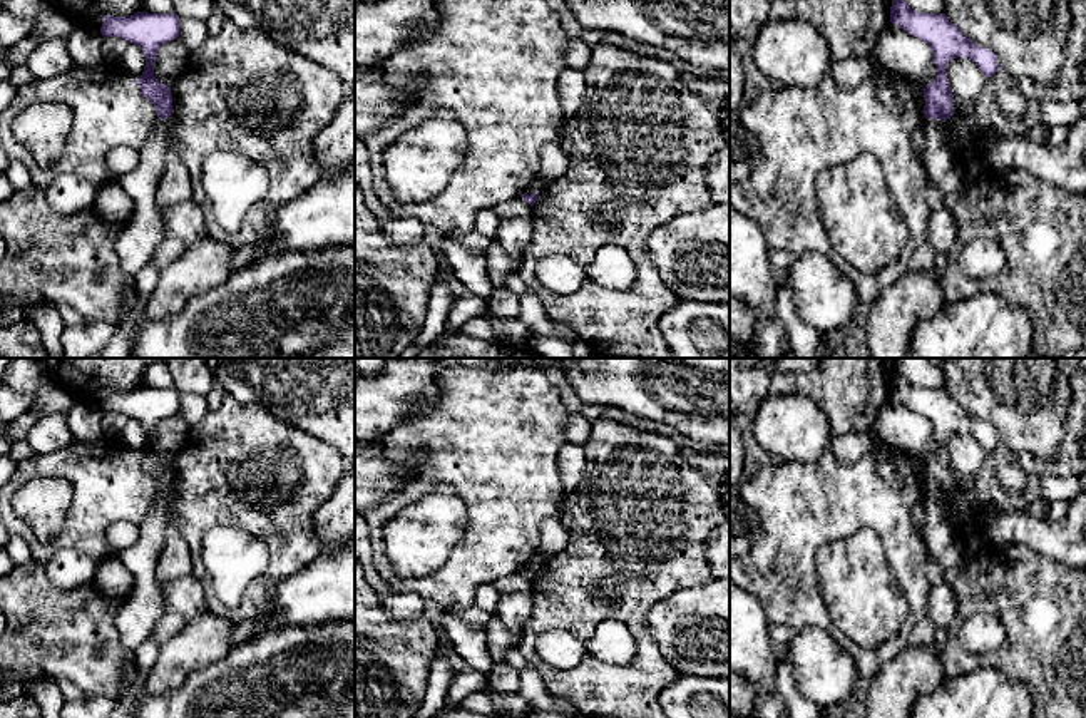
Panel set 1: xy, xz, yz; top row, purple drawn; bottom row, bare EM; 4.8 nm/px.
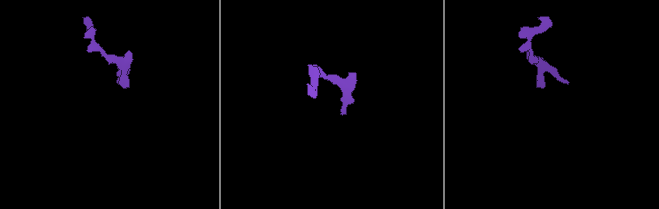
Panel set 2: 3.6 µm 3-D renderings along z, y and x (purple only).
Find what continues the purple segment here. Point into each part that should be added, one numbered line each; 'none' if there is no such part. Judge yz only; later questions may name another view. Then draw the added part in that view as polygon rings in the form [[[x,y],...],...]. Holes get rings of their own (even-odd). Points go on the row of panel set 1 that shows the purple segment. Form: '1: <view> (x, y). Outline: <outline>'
1: yz (942, 171). Outline: [[[925,119],[927,147],[924,156],[924,169],[927,179],[944,194],[957,191],[966,171],[959,167],[944,144],[944,121]]]

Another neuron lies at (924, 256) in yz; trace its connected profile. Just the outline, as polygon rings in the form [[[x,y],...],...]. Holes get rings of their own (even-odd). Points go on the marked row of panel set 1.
[[[924,243],[910,258],[909,269],[912,271],[925,271],[932,269],[935,261],[935,251],[929,243]]]

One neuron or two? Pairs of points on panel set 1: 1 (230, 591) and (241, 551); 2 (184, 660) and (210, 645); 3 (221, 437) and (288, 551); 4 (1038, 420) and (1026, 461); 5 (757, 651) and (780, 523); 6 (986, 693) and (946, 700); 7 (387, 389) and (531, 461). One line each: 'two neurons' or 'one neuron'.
1: one neuron
2: one neuron
3: one neuron
4: two neurons
5: two neurons
6: one neuron
7: two neurons

